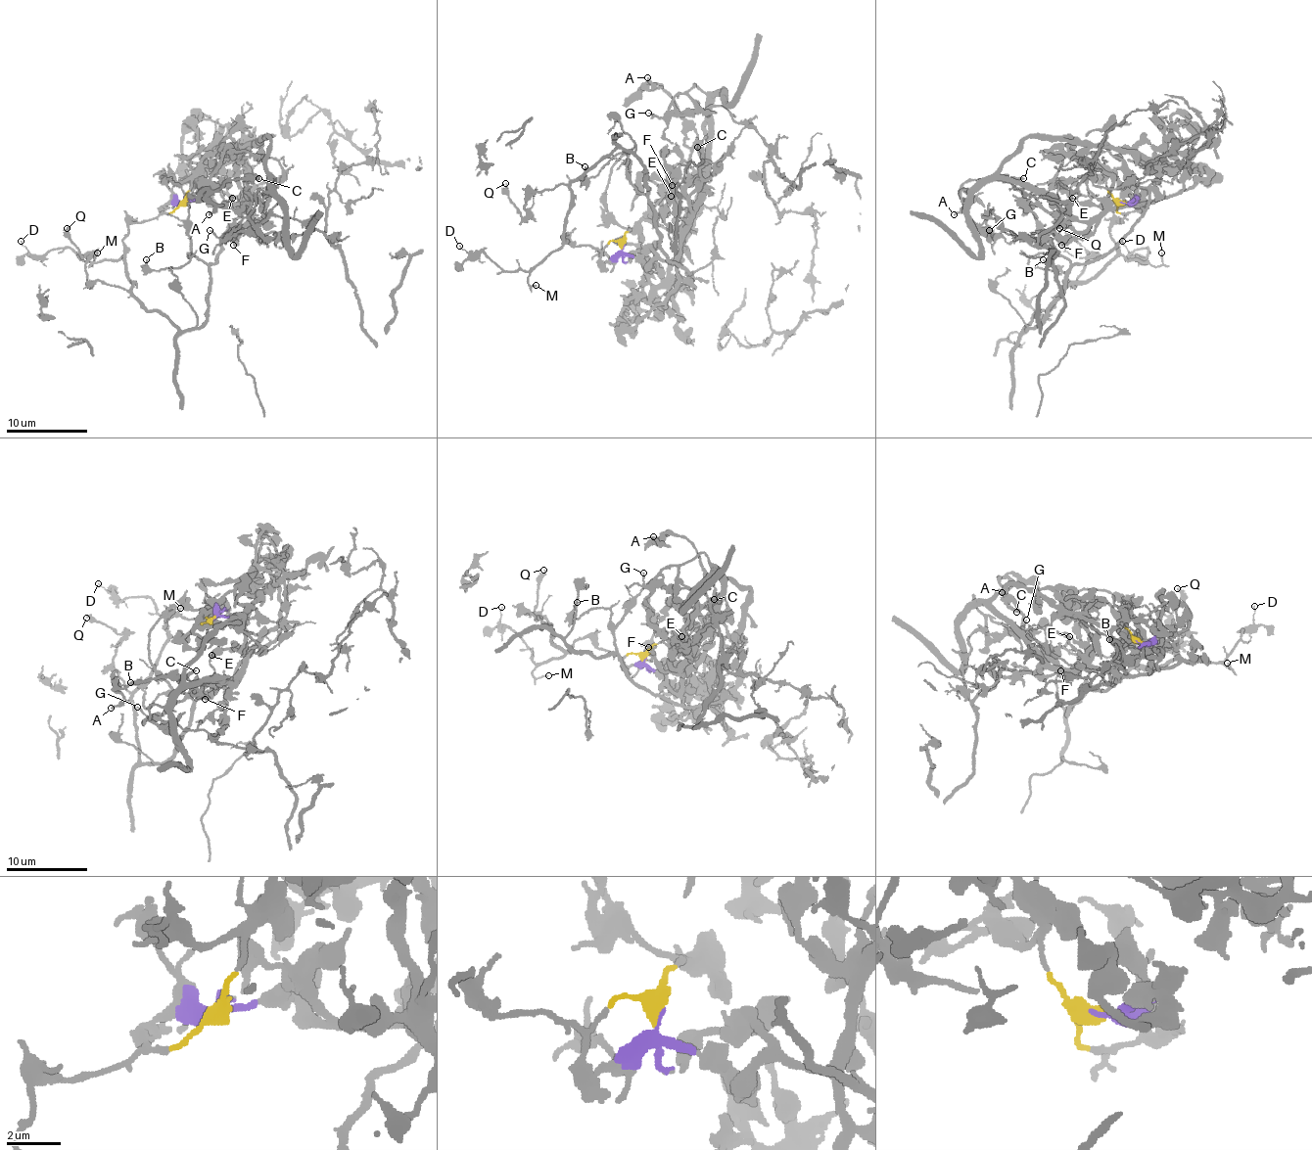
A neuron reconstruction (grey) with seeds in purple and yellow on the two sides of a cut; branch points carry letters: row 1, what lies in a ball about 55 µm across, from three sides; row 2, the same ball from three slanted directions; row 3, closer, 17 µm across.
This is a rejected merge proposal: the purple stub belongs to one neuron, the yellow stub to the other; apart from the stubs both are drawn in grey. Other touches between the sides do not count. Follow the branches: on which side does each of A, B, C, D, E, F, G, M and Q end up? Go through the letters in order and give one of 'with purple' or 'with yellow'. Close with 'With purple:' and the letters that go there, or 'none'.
A: with purple
B: with yellow
C: with purple
D: with yellow
E: with purple
F: with purple
G: with purple
M: with yellow
Q: with yellow
With purple: A, C, E, F, G

